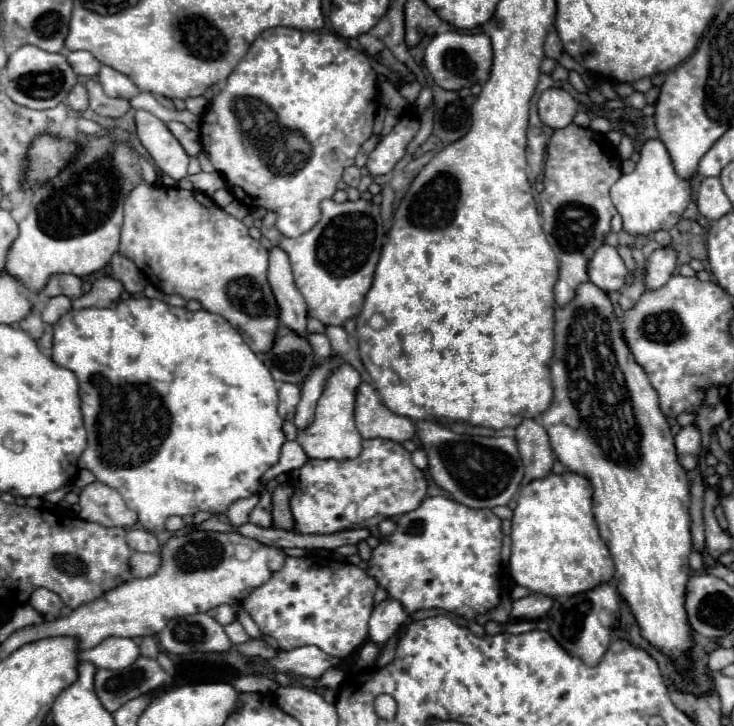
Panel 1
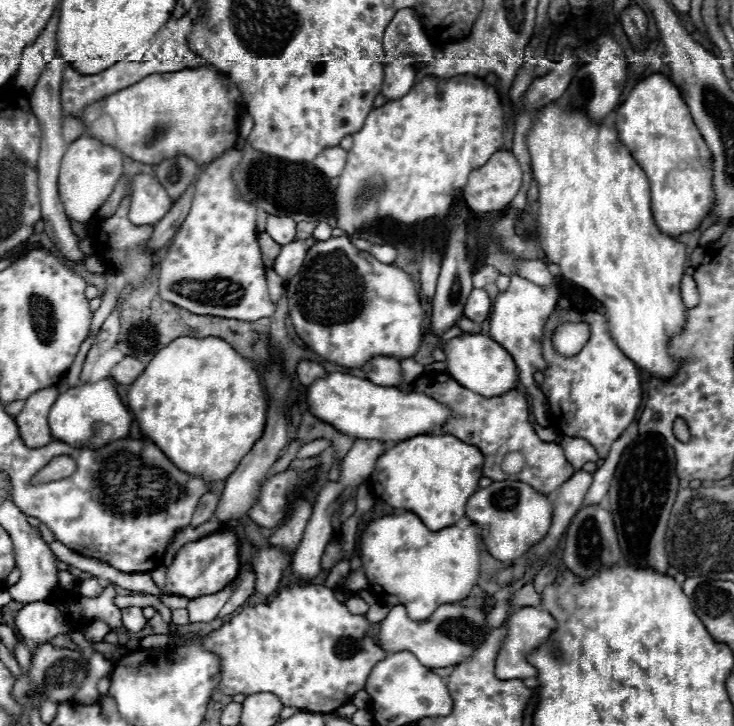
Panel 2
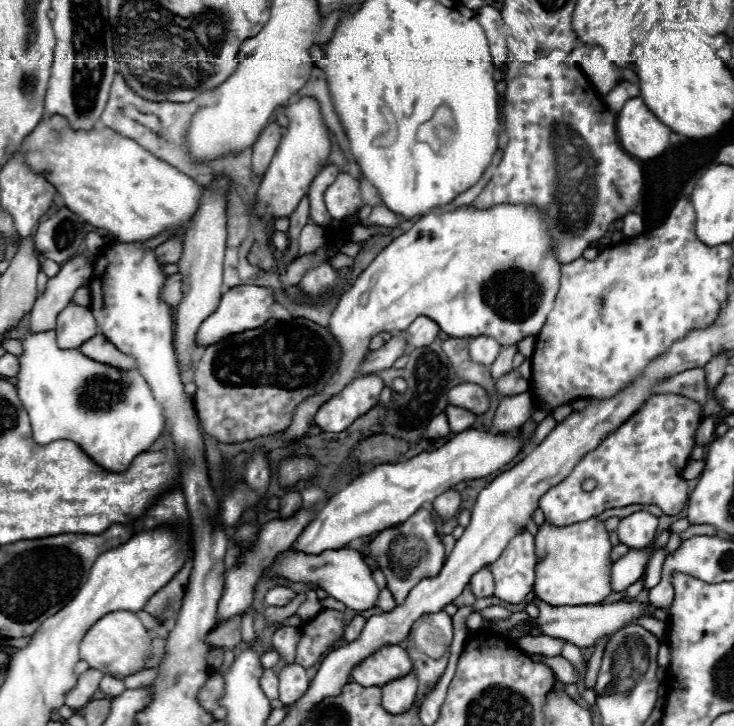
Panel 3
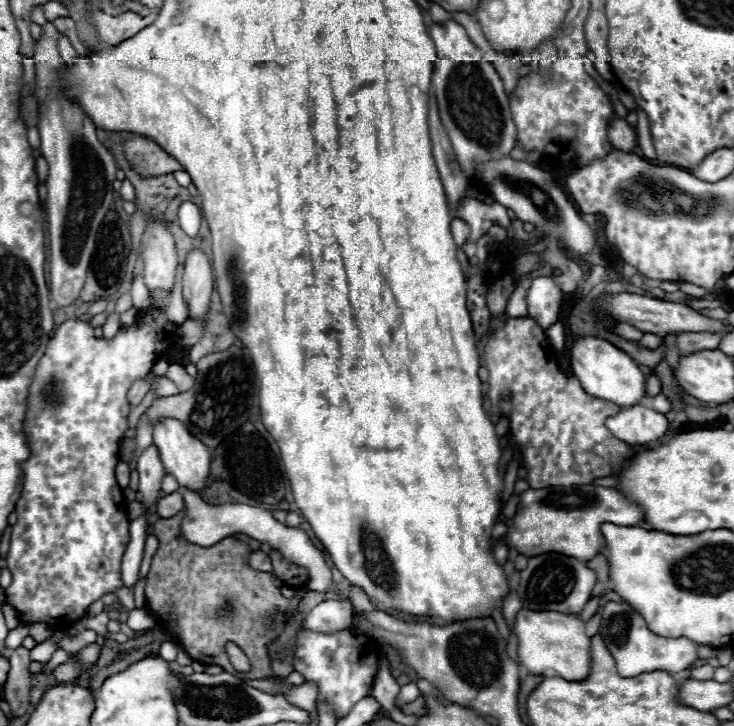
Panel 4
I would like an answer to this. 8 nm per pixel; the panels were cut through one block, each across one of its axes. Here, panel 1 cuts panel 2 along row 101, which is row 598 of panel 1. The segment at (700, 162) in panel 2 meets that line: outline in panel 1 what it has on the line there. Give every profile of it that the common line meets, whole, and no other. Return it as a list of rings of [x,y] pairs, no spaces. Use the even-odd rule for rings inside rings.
[[[584,282],[580,284],[580,288],[576,290],[574,300],[570,300],[566,306],[556,306],[556,326],[554,326],[554,336],[556,336],[556,348],[554,348],[554,358],[550,364],[550,372],[552,372],[552,386],[554,386],[554,400],[550,404],[550,408],[544,412],[538,422],[544,426],[544,430],[548,432],[550,438],[550,446],[554,450],[554,454],[558,456],[558,460],[572,472],[582,474],[590,480],[592,488],[594,488],[594,518],[598,522],[598,530],[602,540],[608,544],[612,560],[616,564],[616,574],[614,574],[614,584],[618,588],[618,592],[624,596],[624,600],[630,604],[630,610],[634,614],[634,618],[638,620],[638,626],[642,630],[642,636],[656,646],[658,650],[662,650],[664,654],[674,656],[676,664],[686,664],[684,658],[684,650],[688,650],[692,646],[692,636],[690,636],[690,624],[686,618],[686,610],[684,610],[684,592],[686,592],[686,582],[688,582],[688,574],[690,574],[690,566],[688,566],[688,556],[692,552],[692,538],[690,538],[690,484],[686,470],[678,464],[678,456],[676,456],[676,448],[674,448],[674,436],[670,432],[668,420],[666,416],[660,412],[658,406],[658,396],[656,390],[652,388],[650,382],[646,382],[646,372],[640,368],[640,364],[636,364],[624,336],[622,336],[622,326],[618,322],[618,318],[614,316],[614,306],[608,298],[608,294],[602,288],[596,288],[596,284],[592,282]]]

